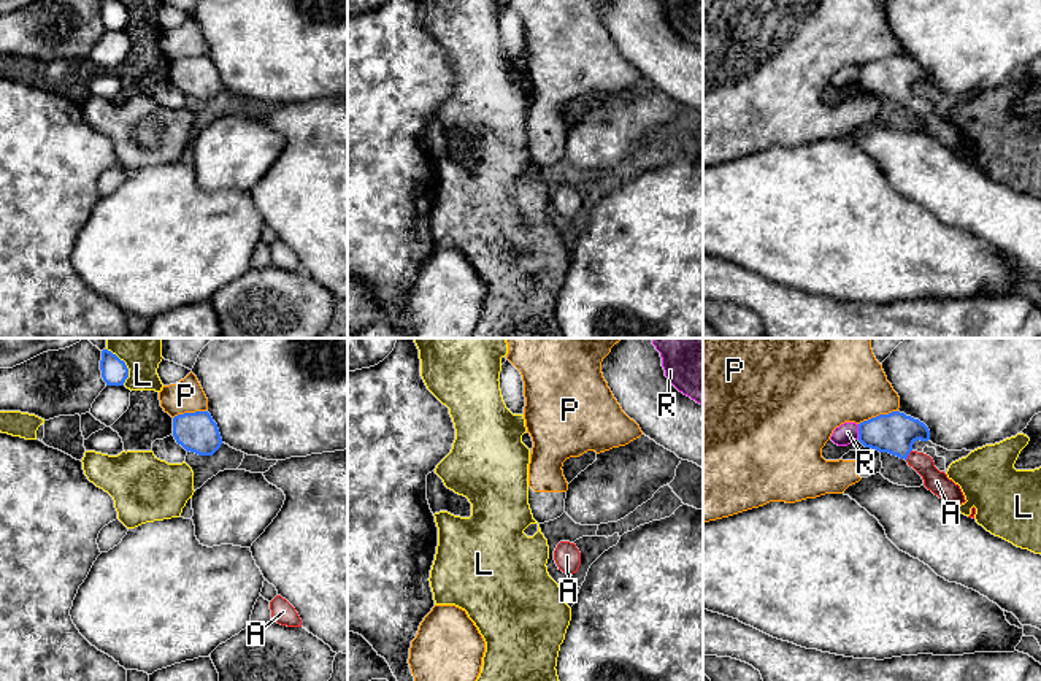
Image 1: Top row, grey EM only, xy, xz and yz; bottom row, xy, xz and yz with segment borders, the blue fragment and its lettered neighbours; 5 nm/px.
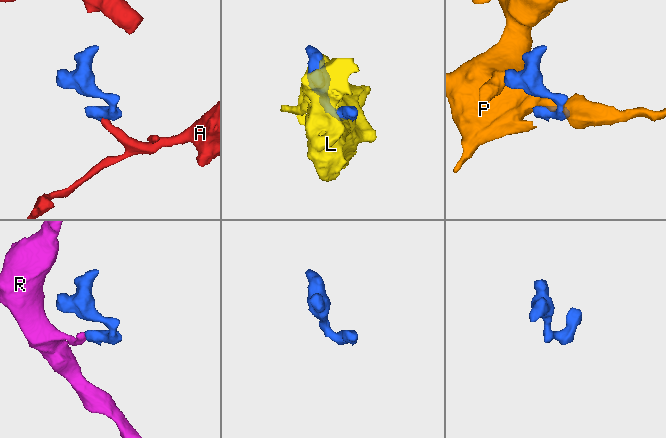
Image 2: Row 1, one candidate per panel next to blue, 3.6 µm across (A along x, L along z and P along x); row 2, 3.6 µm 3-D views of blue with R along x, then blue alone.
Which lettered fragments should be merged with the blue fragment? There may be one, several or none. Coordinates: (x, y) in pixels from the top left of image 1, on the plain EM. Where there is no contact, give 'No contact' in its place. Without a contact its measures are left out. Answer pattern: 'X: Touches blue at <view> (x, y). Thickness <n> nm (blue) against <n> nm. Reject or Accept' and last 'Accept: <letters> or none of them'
A: Touches blue at yz (908, 99). Thickness 200 nm (blue) against 120 nm. Accept
L: Touches blue at xy (127, 15). Thickness 140 nm (blue) against 140 nm. Reject
P: Touches blue at yz (879, 59). Thickness 200 nm (blue) against 340 nm. Reject
R: Touches blue at yz (859, 76). Thickness 200 nm (blue) against 110 nm. Reject
Accept: A

